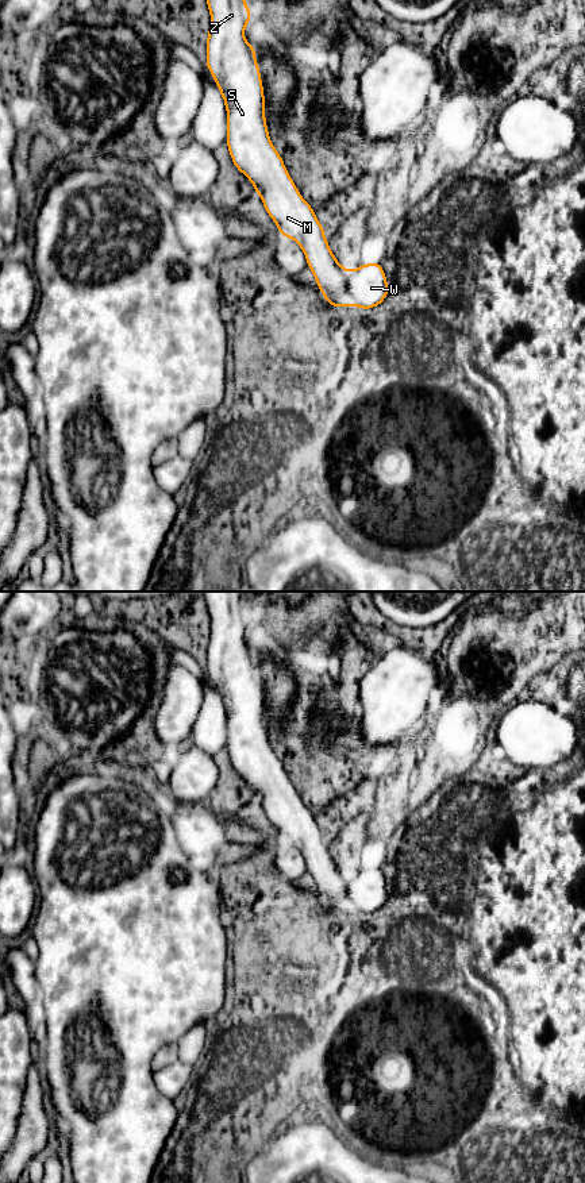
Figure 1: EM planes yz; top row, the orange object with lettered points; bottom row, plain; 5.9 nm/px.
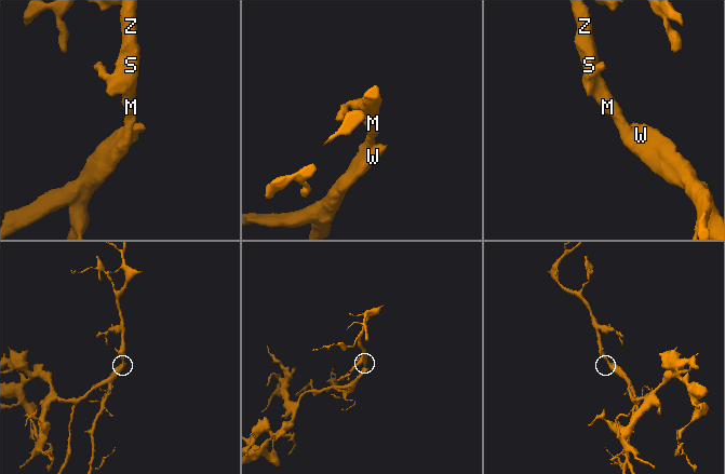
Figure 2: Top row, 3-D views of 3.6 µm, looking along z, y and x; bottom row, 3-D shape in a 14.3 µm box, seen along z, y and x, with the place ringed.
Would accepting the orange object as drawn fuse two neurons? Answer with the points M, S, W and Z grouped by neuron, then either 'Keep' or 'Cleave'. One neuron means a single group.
Groups: M S Z / W. Cleave

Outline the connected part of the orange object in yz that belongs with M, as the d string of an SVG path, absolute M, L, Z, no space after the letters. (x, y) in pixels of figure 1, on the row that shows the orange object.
M207 0L207 7L211 14L211 26L207 35L205 62L226 104L226 144L234 166L254 185L278 234L299 243L326 301L334 308L350 307L345 284L347 270L331 253L324 236L326 230L316 219L315 209L300 194L268 132L265 95L255 46L245 41L245 26L253 19L251 9L245 0Z

